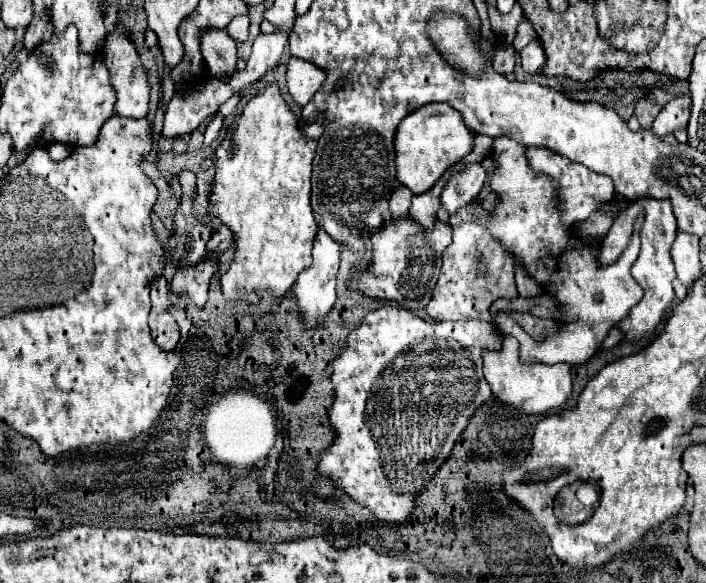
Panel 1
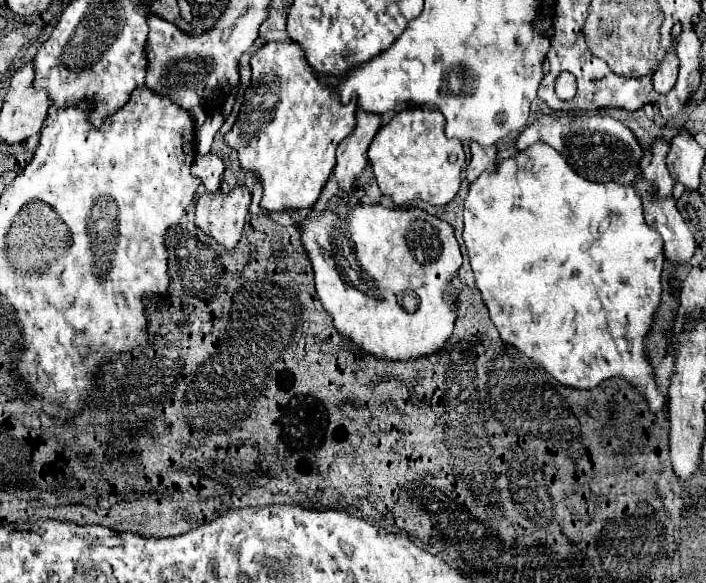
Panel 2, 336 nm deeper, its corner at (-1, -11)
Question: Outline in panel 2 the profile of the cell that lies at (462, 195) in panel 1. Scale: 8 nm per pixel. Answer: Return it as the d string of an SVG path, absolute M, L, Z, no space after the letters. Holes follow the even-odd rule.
M474 141L470 143L470 153L472 153L472 159L466 167L466 179L468 183L472 183L482 171L492 171L494 165L496 165L496 155L498 155L498 147L492 145L492 147L480 147L476 145Z

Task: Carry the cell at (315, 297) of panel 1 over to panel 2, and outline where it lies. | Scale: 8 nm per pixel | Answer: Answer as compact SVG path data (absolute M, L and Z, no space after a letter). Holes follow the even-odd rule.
M362 109L356 111L356 119L358 123L354 131L338 145L338 153L336 153L338 163L334 169L334 177L344 191L352 191L358 173L368 165L366 151L382 125L380 115L364 113Z

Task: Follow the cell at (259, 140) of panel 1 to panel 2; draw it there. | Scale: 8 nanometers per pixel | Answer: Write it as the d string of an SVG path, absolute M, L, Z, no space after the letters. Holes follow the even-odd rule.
M270 41L262 49L258 49L252 59L252 79L244 93L244 103L240 115L230 133L226 133L226 143L238 151L238 159L242 169L252 171L264 185L264 197L260 205L268 211L284 211L296 209L306 211L310 209L328 181L334 165L336 165L336 147L338 143L348 137L356 125L356 97L352 103L344 105L336 87L322 85L314 75L312 67L304 59L304 49L300 43L276 43Z

